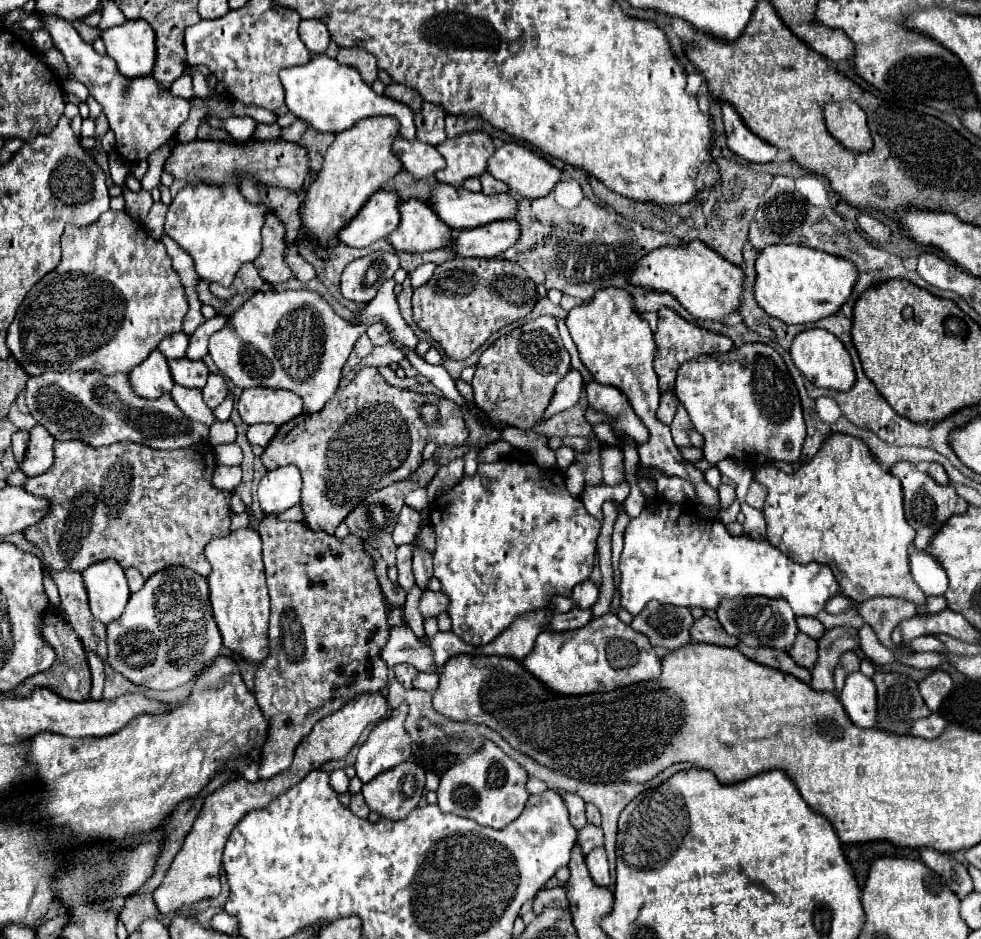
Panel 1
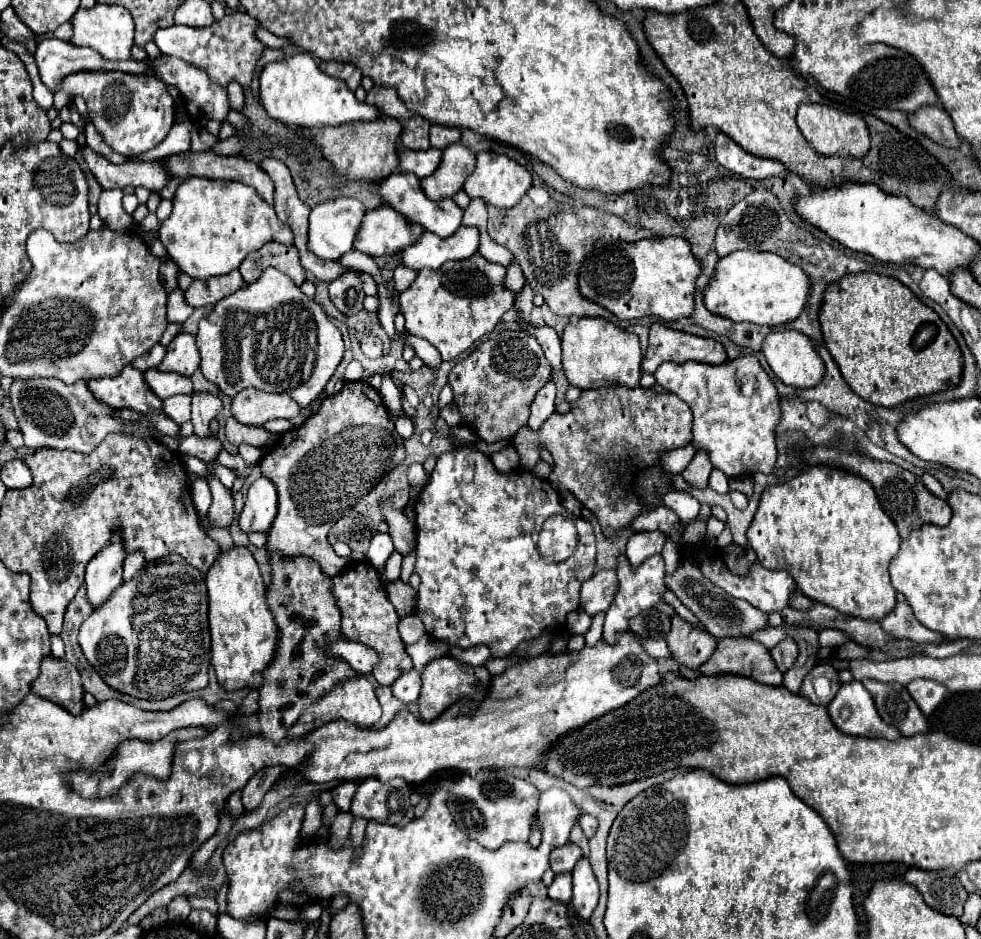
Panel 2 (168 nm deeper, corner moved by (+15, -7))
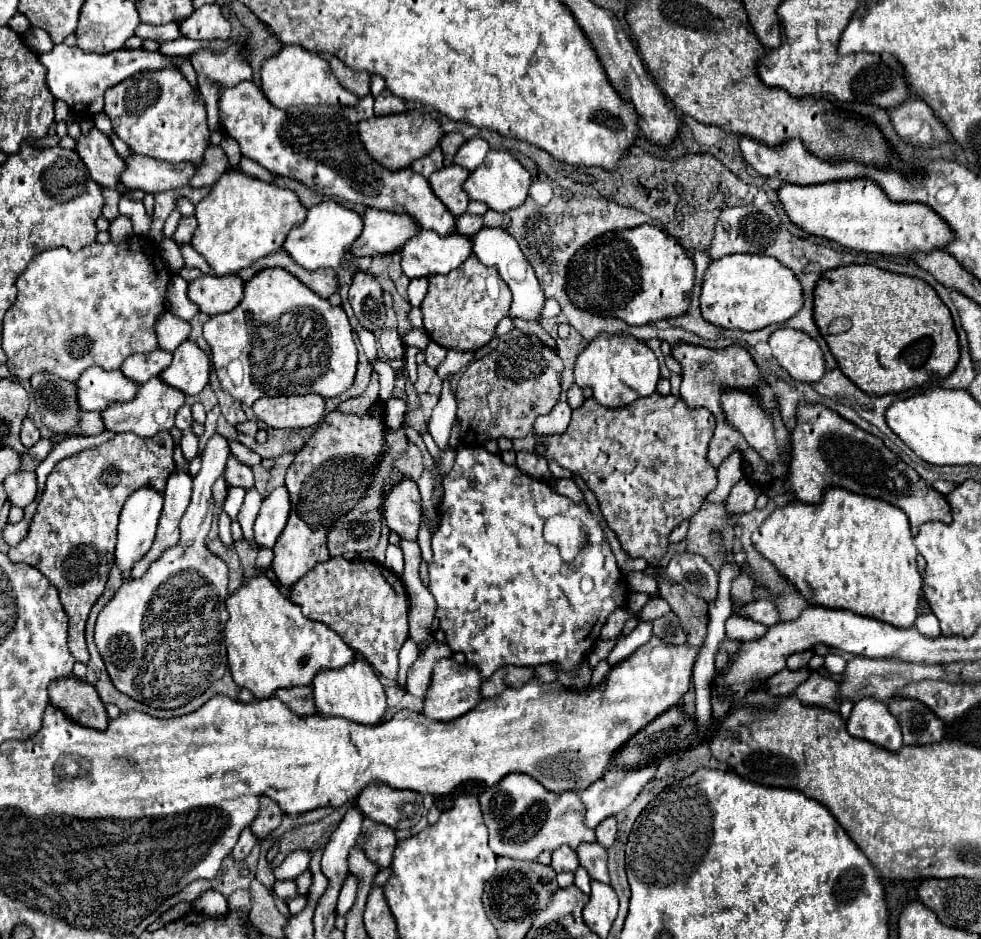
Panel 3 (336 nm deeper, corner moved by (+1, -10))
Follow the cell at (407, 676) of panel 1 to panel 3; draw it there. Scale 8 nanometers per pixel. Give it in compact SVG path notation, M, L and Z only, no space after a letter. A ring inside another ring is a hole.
M335 556L329 562L317 564L307 576L303 576L289 596L303 608L303 614L311 620L319 620L335 630L343 642L367 658L367 662L385 678L397 680L399 650L409 638L407 634L407 610L409 600L401 578L377 562L345 560Z

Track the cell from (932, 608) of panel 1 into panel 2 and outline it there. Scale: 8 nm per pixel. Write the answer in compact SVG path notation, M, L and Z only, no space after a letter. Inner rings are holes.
M823 629L819 633L819 647L837 647L837 645L843 645L845 641L849 641L849 637L843 631Z

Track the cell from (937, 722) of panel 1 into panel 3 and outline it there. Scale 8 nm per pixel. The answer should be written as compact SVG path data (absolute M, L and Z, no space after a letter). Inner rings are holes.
M865 696L853 706L851 718L847 720L847 730L851 736L889 748L891 752L897 752L903 746L895 716L889 712L885 702L879 702L873 696Z

